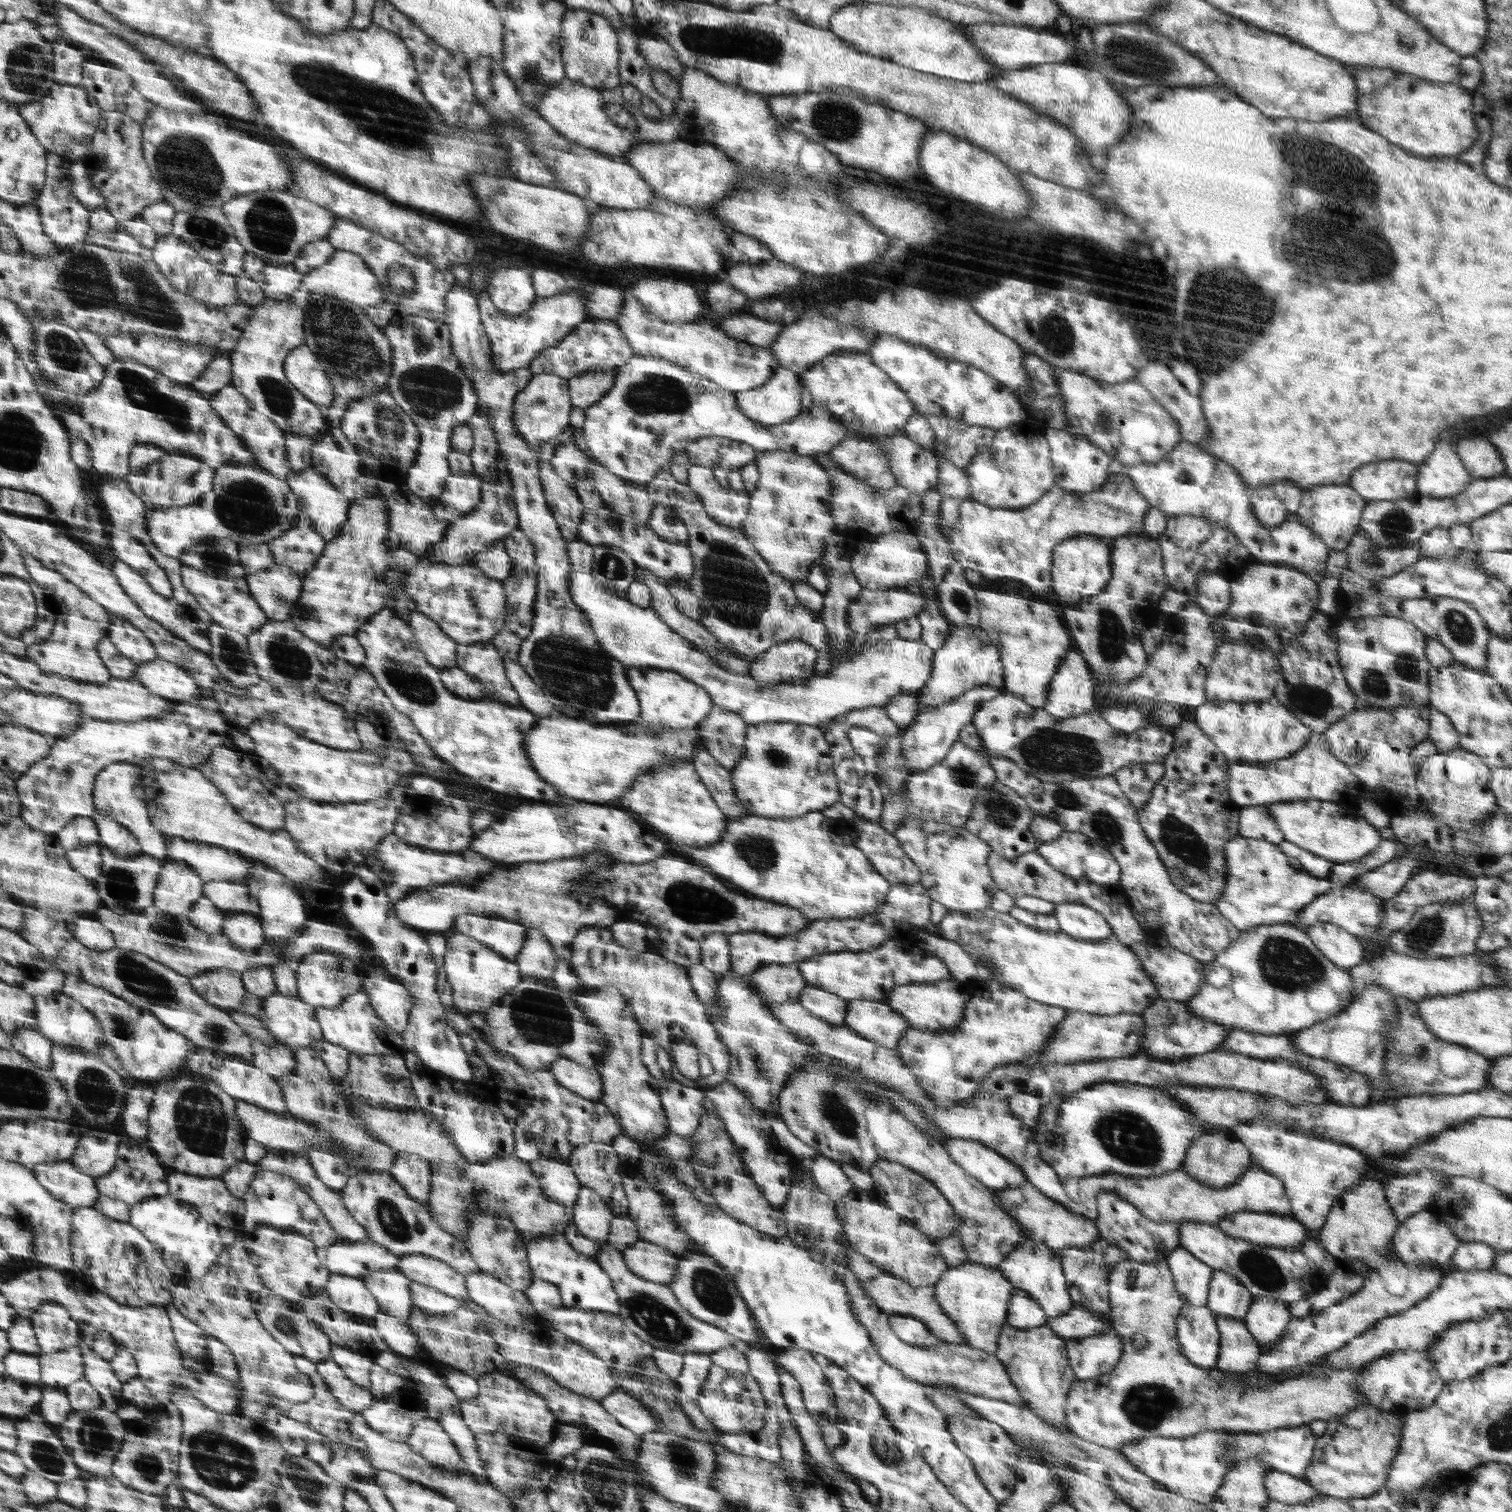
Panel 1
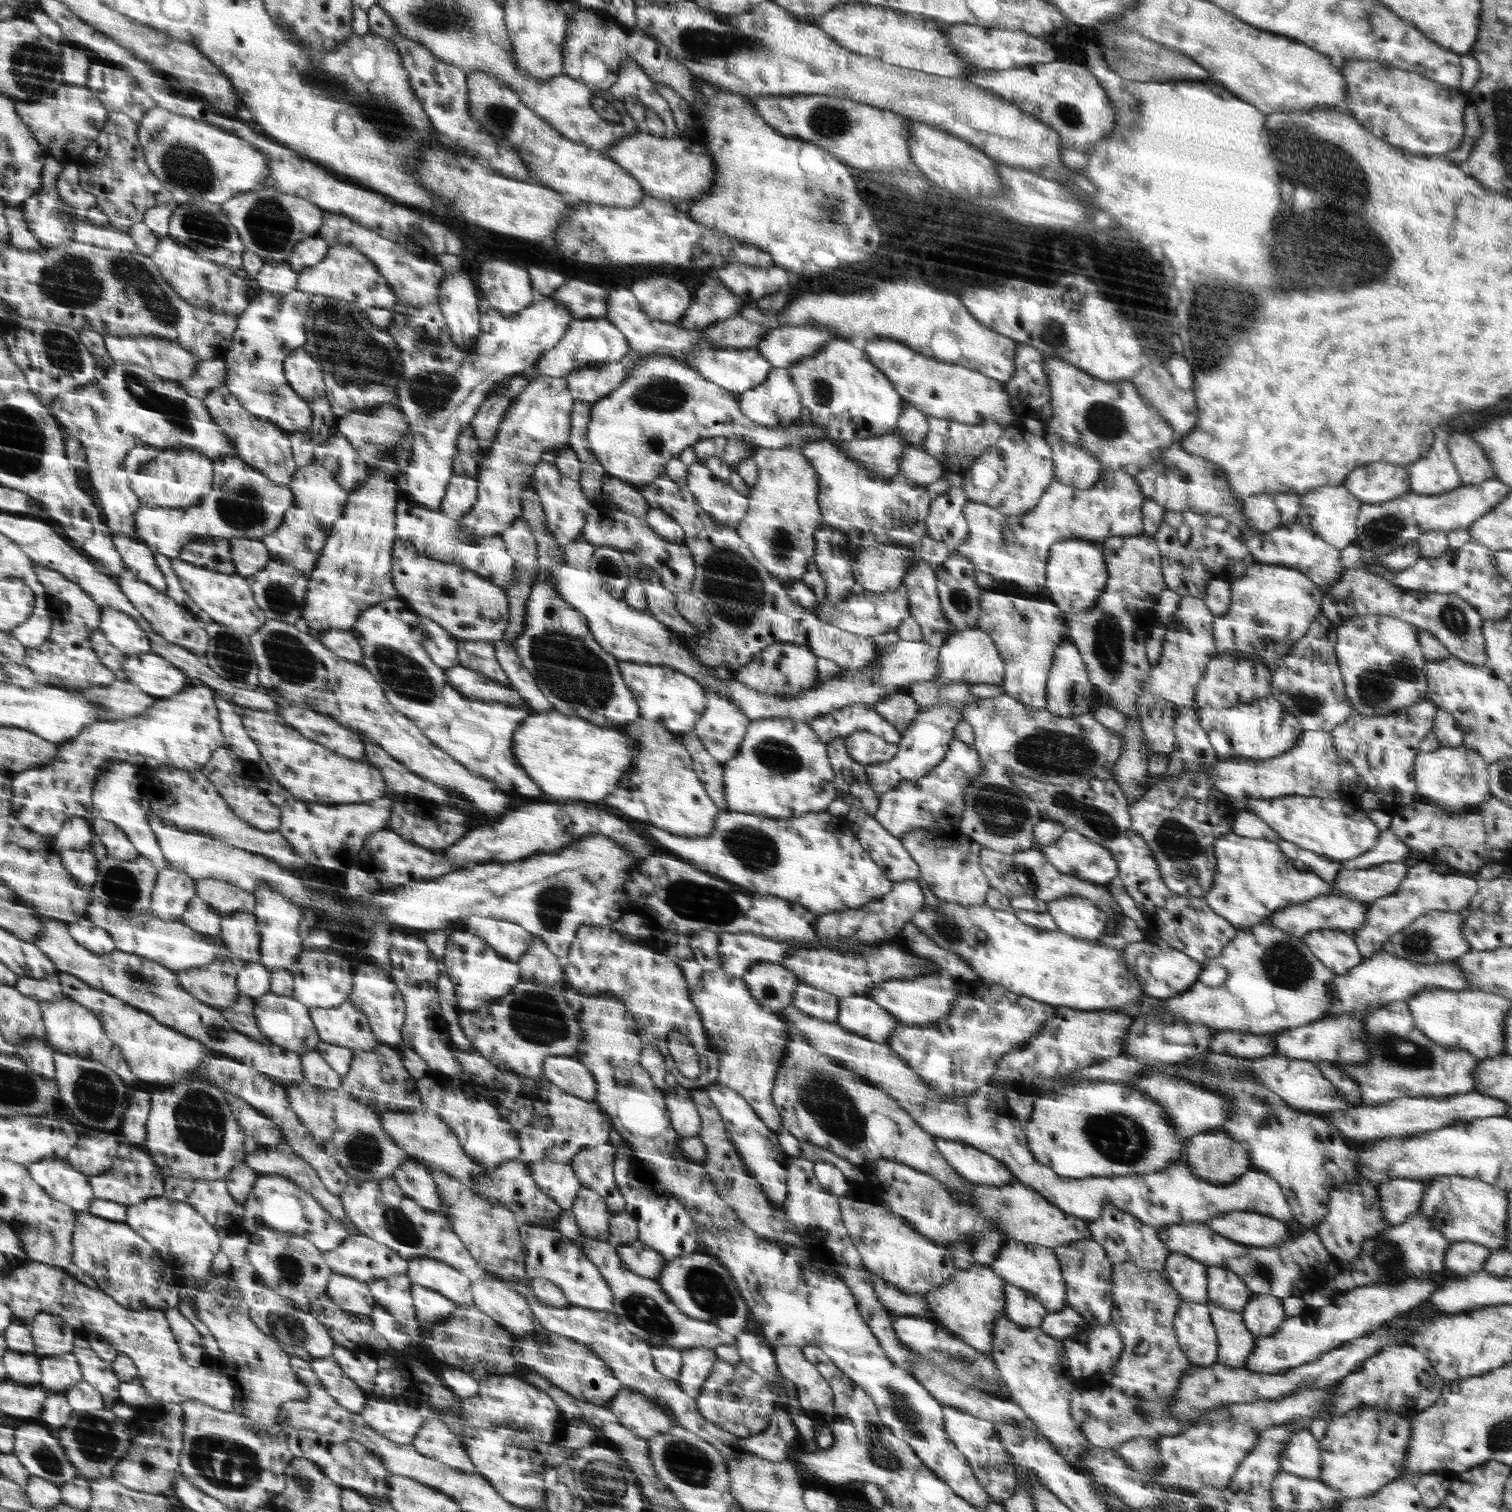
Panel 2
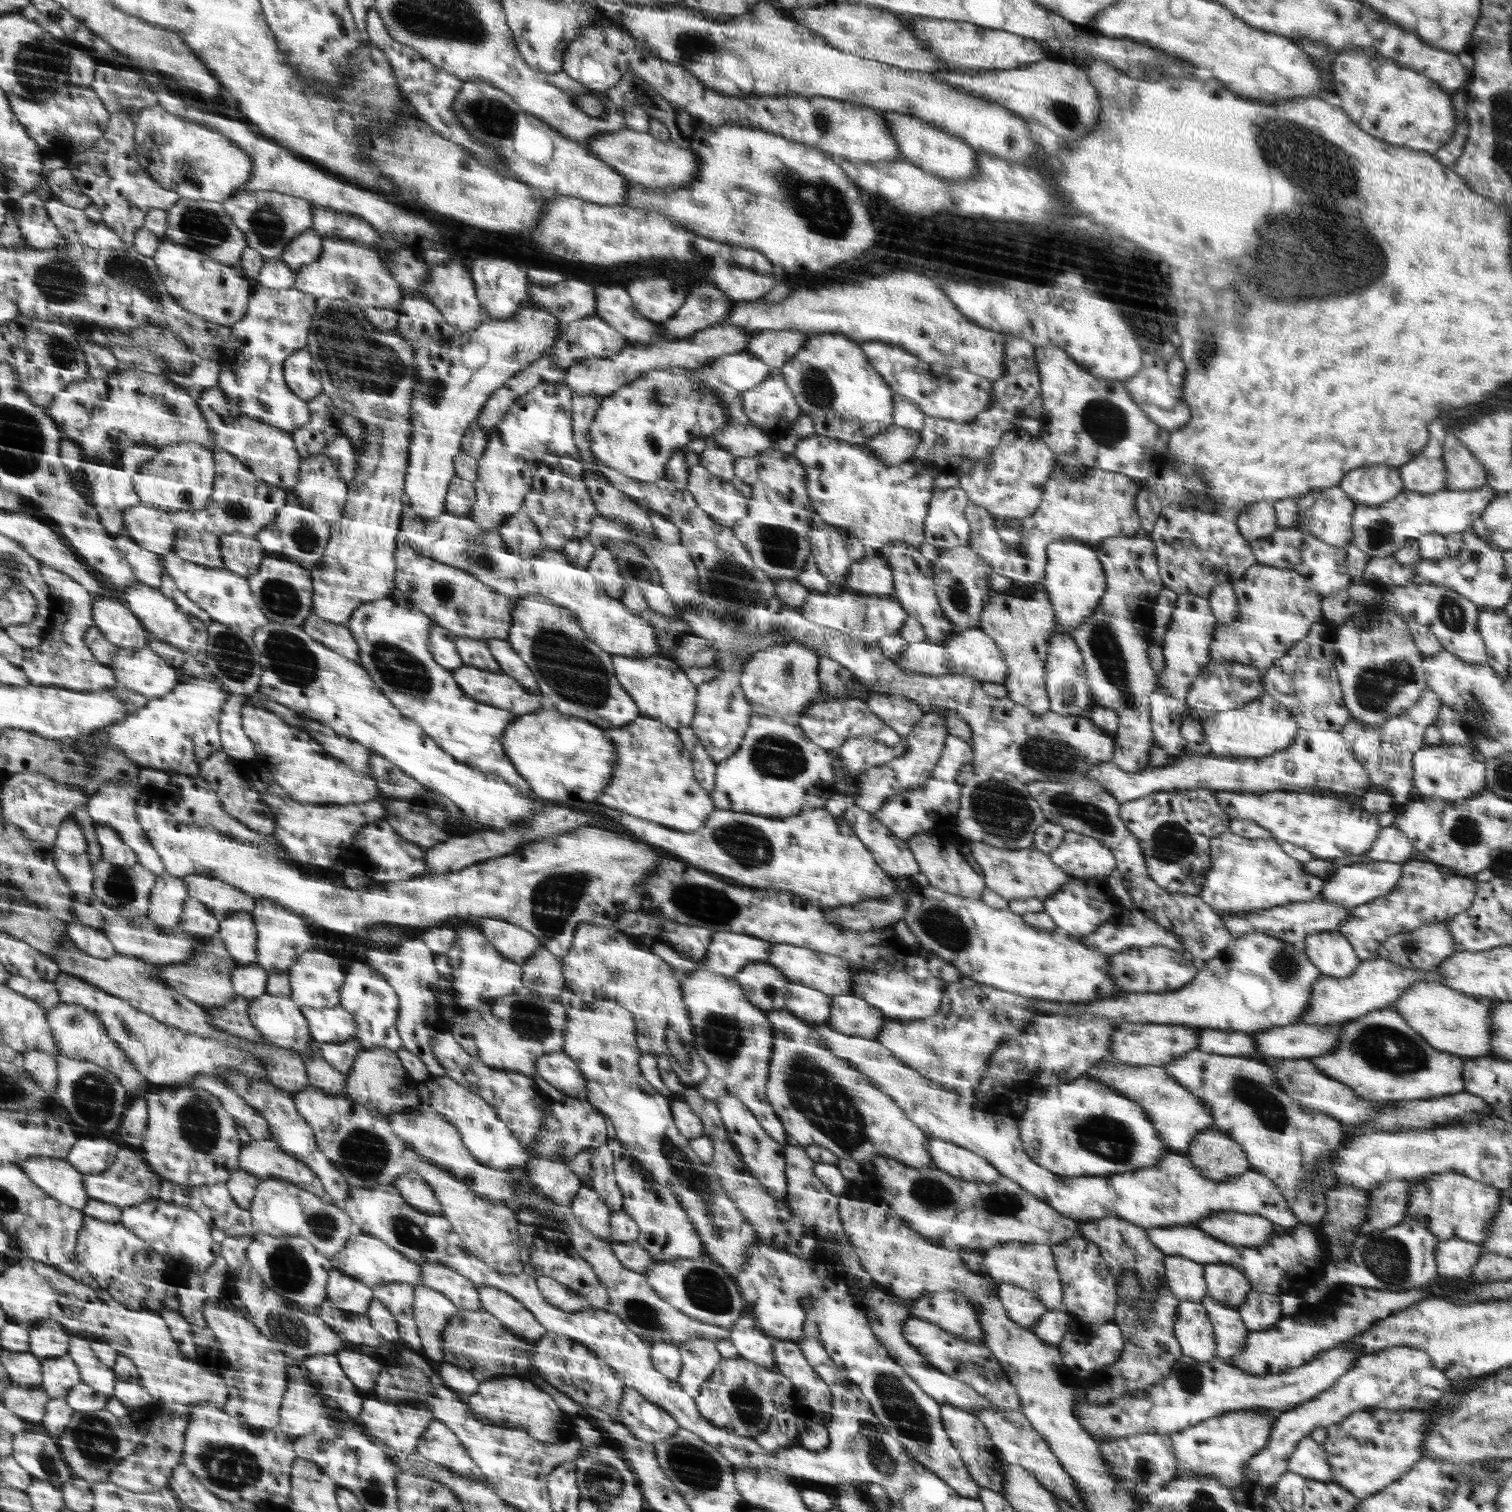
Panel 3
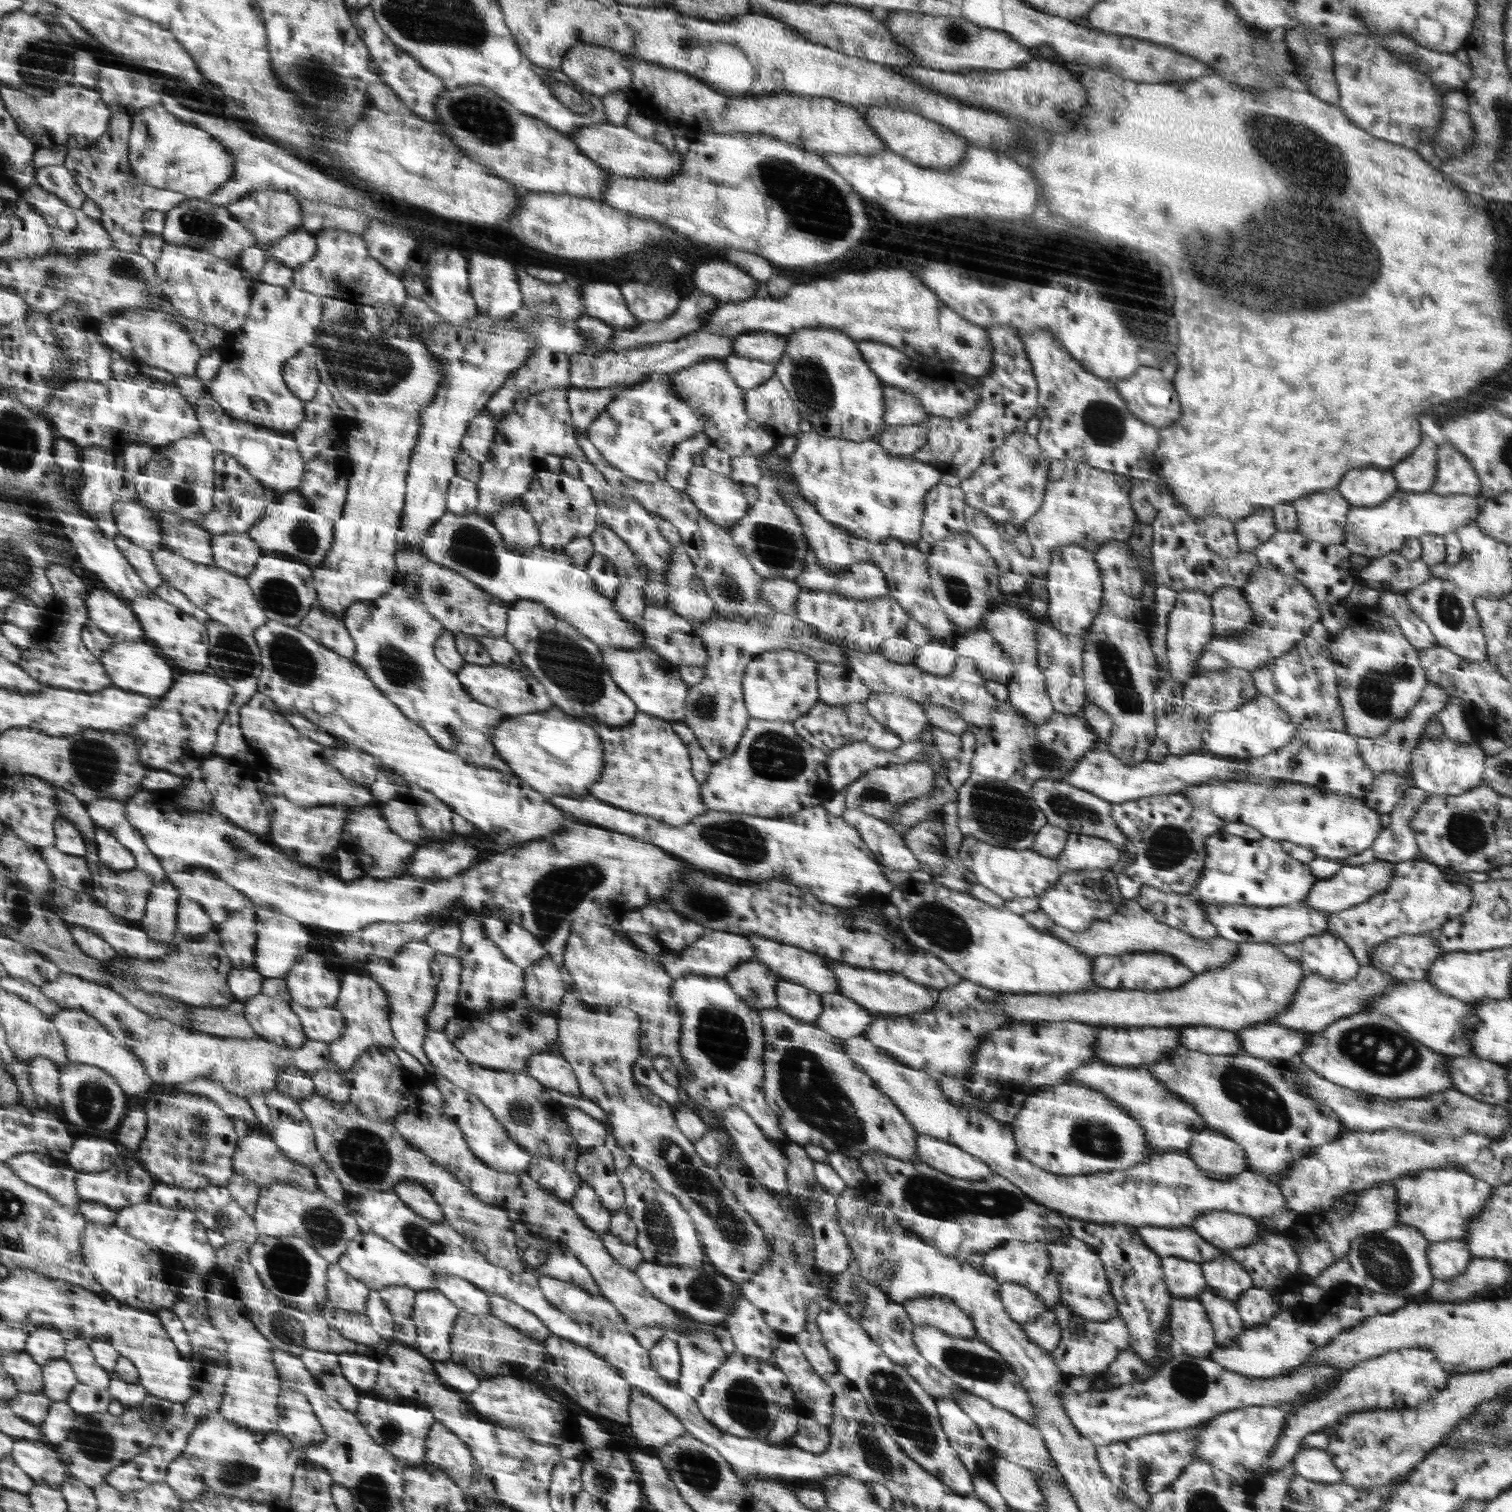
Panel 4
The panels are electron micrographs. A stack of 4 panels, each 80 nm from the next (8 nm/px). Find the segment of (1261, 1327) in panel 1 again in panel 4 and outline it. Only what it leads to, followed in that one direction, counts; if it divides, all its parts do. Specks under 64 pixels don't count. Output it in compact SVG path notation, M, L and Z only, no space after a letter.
M1253 1287L1246 1290L1235 1302L1237 1311L1246 1328L1256 1328L1281 1311L1281 1302L1276 1302L1272 1295L1273 1292Z

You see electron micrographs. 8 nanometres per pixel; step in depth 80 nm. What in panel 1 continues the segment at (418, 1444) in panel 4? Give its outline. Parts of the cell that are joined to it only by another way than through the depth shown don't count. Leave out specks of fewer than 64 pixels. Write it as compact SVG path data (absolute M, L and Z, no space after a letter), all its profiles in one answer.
M388 1400L373 1402L374 1406L359 1413L374 1430L394 1442L406 1443L417 1422L427 1417L424 1410L410 1410Z

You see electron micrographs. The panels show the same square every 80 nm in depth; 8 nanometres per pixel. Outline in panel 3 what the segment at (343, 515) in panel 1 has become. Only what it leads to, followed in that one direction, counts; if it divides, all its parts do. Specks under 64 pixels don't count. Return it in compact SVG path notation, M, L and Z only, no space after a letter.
M325 454L306 457L306 466L302 466L302 482L298 482L298 490L293 493L303 505L317 511L331 525L340 520L348 498L346 482Z

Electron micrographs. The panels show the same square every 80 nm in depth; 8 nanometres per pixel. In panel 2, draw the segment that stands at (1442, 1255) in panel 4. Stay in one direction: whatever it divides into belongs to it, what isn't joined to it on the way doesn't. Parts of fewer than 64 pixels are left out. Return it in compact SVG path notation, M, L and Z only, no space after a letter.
M1453 1241L1448 1248L1443 1258L1444 1268L1459 1276L1480 1271L1490 1253L1493 1252L1487 1246L1470 1241Z

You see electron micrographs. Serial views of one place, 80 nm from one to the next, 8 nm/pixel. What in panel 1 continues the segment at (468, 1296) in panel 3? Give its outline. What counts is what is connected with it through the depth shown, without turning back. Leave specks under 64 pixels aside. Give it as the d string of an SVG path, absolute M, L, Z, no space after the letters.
M425 1254L399 1255L398 1270L402 1270L411 1280L426 1284L443 1294L465 1300L466 1276L454 1270L442 1259L432 1258Z

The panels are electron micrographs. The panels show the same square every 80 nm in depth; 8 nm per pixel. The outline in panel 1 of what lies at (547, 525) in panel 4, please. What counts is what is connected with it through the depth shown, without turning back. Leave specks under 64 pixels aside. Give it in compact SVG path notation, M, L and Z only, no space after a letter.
M549 461L540 462L540 477L544 484L545 497L548 499L549 509L561 528L566 543L577 539L585 506L581 503L575 487L566 482L550 464Z

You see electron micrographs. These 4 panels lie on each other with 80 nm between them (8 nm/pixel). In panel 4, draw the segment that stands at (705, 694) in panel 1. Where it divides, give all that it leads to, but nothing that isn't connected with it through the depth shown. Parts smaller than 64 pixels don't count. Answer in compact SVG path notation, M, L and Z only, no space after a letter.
M648 646L637 649L615 649L606 647L602 650L610 675L623 691L637 705L637 710L651 714L668 722L686 722L686 700L690 693L690 684L681 678L680 668L661 658L657 651Z

